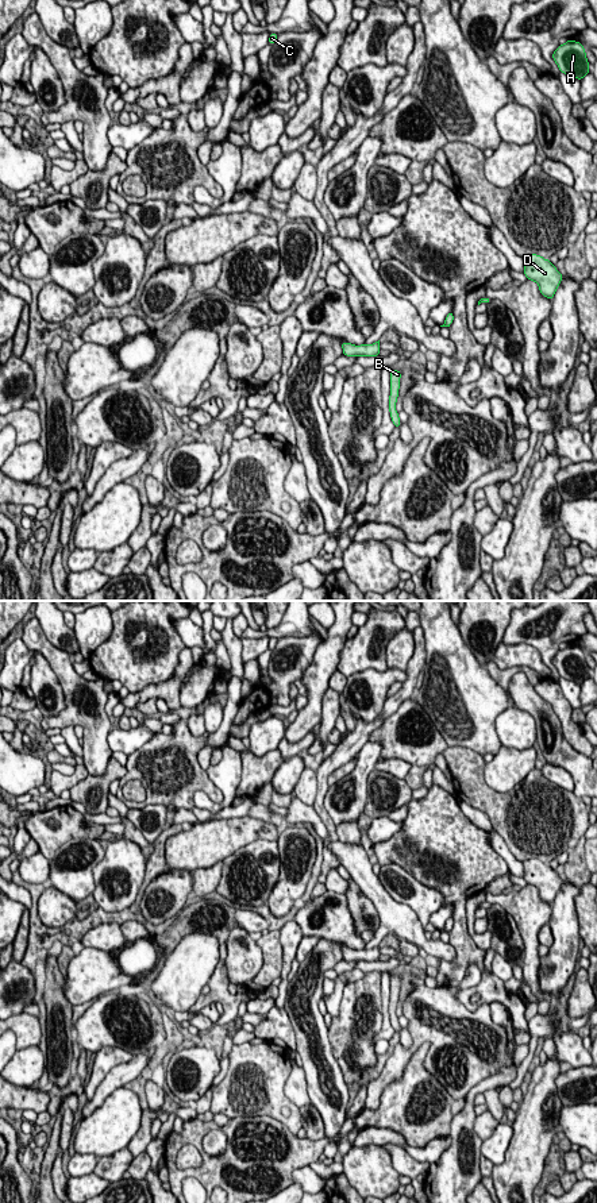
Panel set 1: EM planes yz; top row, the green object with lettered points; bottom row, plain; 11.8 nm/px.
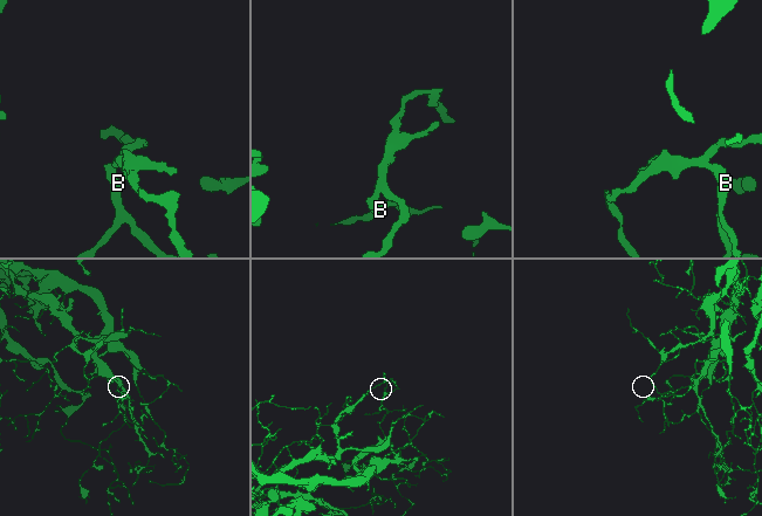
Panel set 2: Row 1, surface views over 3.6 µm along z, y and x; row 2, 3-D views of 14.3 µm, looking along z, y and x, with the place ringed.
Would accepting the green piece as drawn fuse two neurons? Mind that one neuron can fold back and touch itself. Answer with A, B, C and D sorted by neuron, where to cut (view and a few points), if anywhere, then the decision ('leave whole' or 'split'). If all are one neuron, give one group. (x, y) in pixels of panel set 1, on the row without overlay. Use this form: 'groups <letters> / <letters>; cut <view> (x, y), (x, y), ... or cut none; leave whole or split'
groups A B C D; cut none; leave whole

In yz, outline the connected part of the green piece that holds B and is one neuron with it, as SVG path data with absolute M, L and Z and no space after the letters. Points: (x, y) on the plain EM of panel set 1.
M390 975L389 1018L394 1032L397 1033L401 1032L398 1017L396 1015L396 1009L397 1009L397 1002L400 995L400 984L401 984L401 976Z

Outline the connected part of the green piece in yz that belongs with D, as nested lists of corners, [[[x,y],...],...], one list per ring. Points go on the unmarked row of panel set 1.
[[[529,859],[523,861],[524,880],[538,888],[539,897],[543,902],[550,905],[563,883],[563,879],[556,875],[556,871],[550,864],[544,864],[538,859]]]

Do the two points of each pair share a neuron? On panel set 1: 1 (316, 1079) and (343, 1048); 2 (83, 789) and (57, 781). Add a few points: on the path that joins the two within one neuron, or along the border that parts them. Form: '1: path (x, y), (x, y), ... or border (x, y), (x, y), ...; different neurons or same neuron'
1: border (327, 1026), (331, 1052), (346, 1084); different neurons
2: border (88, 774), (68, 790); different neurons

